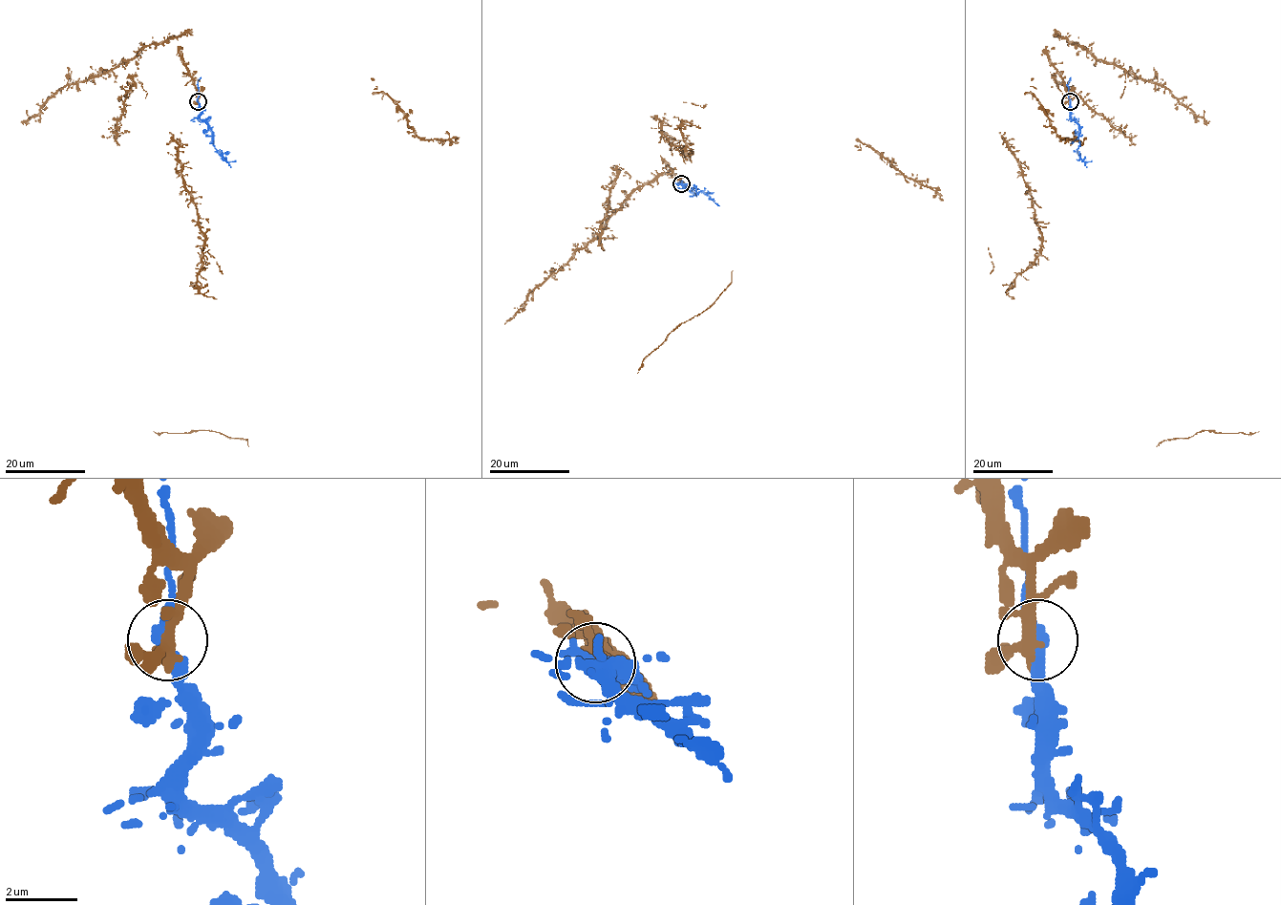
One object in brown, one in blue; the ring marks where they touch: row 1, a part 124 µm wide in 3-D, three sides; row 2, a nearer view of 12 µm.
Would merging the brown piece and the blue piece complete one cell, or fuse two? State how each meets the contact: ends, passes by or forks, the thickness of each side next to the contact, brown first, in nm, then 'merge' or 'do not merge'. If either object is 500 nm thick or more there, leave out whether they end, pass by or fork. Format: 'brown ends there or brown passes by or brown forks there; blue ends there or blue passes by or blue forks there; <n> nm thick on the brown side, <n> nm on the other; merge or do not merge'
brown forks there; blue passes by; 280 nm thick on the brown side, 320 nm on the other; merge

